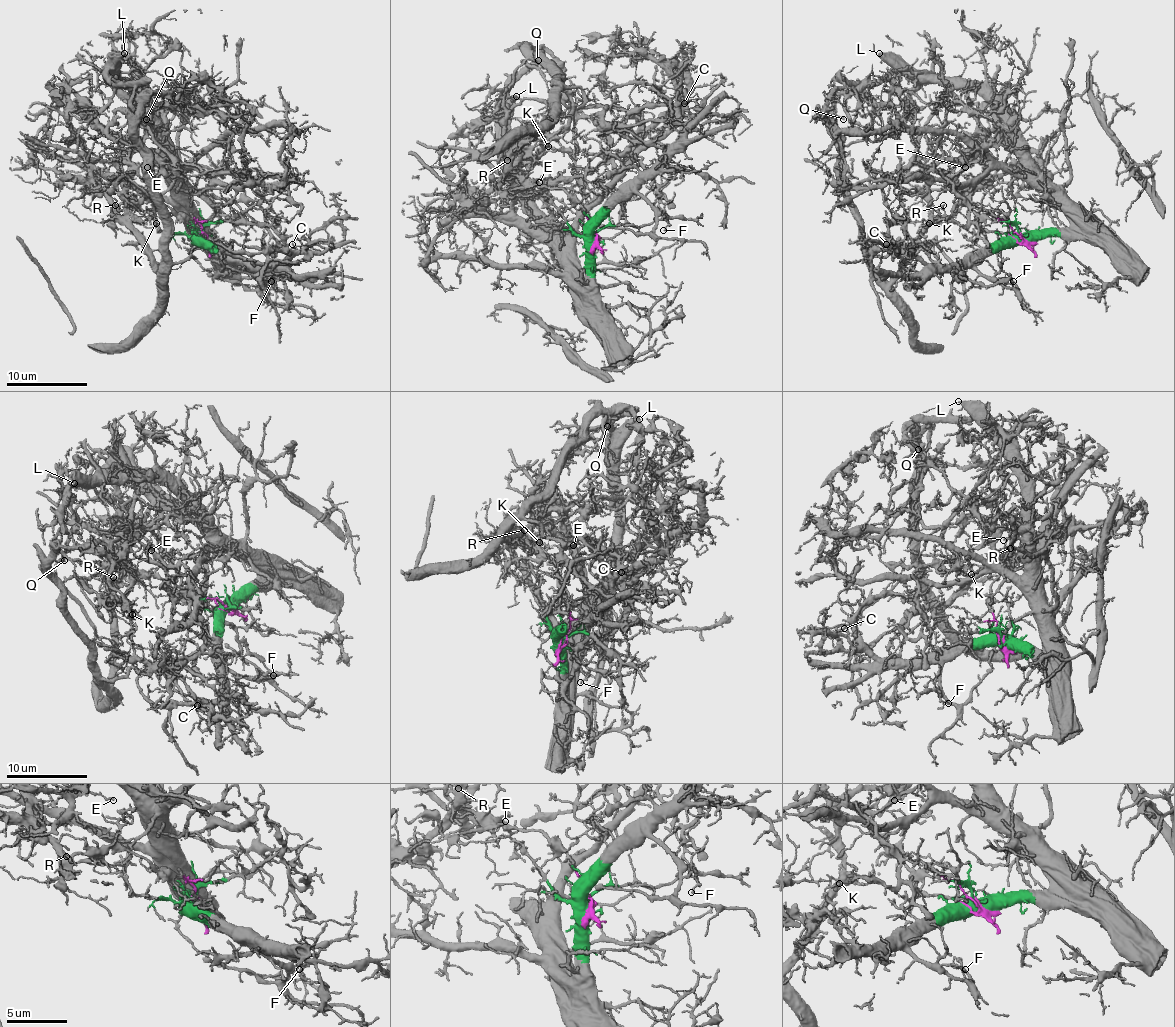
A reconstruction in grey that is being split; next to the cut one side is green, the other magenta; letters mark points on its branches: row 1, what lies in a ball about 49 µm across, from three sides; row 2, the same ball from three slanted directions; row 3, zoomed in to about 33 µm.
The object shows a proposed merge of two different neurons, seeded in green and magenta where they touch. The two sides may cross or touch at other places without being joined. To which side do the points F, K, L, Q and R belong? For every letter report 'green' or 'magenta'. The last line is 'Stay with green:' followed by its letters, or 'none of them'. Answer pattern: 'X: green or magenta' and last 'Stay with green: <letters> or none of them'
F: green
K: magenta
L: green
Q: magenta
R: magenta
Stay with green: F, L

